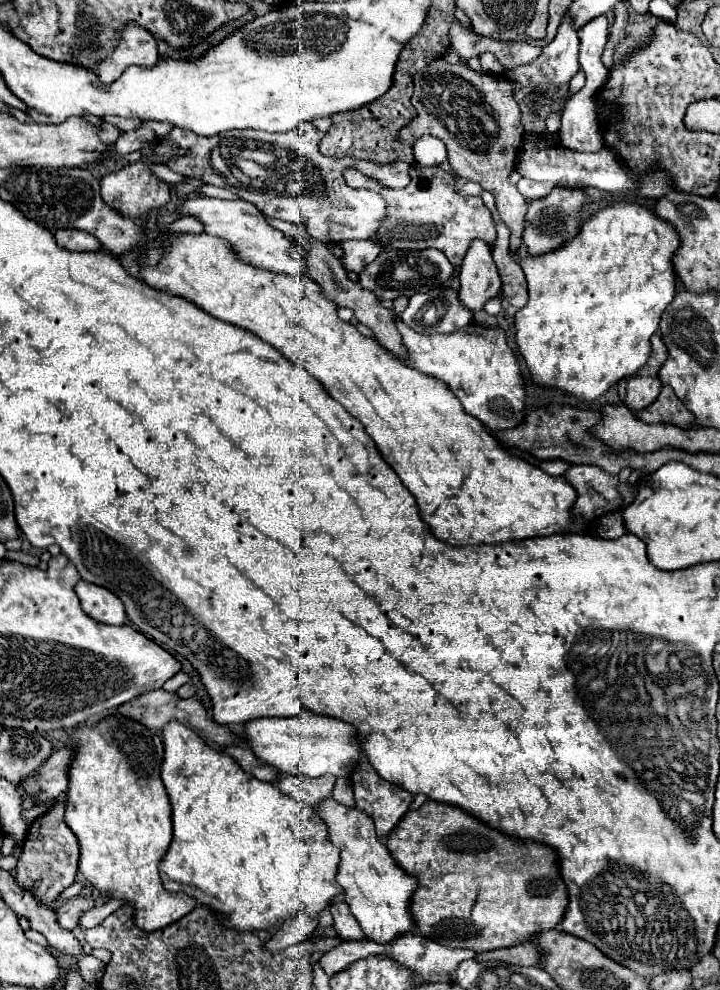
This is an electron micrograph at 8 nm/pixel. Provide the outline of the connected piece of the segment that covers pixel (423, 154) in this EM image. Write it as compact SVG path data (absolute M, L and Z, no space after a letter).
M420 137L412 145L414 159L420 165L442 165L446 161L446 145L436 137Z

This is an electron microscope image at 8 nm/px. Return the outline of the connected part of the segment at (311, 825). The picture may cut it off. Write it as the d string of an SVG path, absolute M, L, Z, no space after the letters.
M170 721L164 731L162 731L162 743L164 743L164 761L162 761L162 781L164 787L168 791L170 803L172 803L172 825L174 825L174 833L172 833L172 841L168 847L168 853L164 853L162 861L160 861L160 877L162 883L168 891L172 893L188 893L192 897L196 897L198 903L218 911L220 915L226 915L226 925L236 927L240 931L254 931L254 929L268 929L270 925L282 925L292 921L292 917L296 917L300 911L306 911L310 917L318 917L320 911L324 907L328 907L328 901L334 899L336 895L342 893L338 881L336 881L336 873L338 873L338 863L340 863L340 849L336 849L336 845L330 843L328 839L328 827L324 821L320 821L320 815L312 809L306 807L304 803L296 801L294 797L282 793L280 789L276 789L276 785L272 783L264 783L260 779L256 779L254 775L246 773L230 755L226 753L218 753L214 749L210 749L192 729L188 729L186 725L178 723L178 721Z

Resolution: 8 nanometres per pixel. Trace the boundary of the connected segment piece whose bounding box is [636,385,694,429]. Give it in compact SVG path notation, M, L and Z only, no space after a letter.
M664 385L664 389L660 391L658 399L636 413L636 417L640 417L646 423L672 423L678 427L692 427L694 425L694 415L684 407L684 403L674 395L674 391Z

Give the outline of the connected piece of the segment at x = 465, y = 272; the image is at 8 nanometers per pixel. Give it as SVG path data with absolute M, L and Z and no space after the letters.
M472 241L460 267L458 299L472 313L482 311L484 303L498 295L502 279L492 261L490 247L484 241Z

